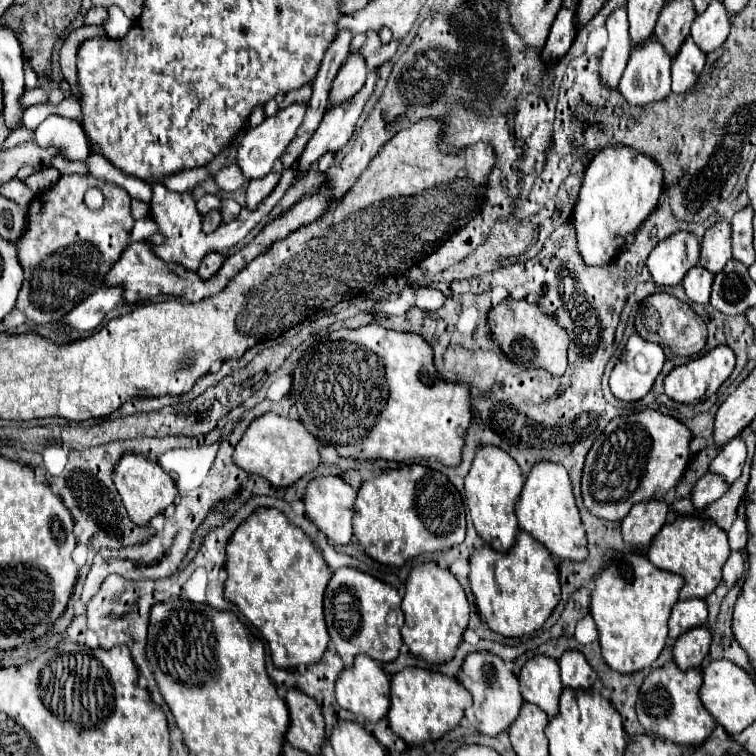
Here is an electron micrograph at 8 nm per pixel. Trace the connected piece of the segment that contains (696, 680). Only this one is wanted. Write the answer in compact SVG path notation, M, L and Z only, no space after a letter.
M672 662L656 668L648 674L640 688L638 696L638 720L644 730L656 738L664 738L684 746L700 746L716 728L714 718L704 708L700 700L700 686L702 686L702 672L698 668L690 668L688 672L680 672Z

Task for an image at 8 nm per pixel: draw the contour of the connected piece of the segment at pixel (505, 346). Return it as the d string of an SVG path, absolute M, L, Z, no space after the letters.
M504 300L502 304L498 306L492 306L492 310L488 312L488 326L492 330L492 334L498 338L500 342L500 348L504 350L504 354L518 366L522 368L544 368L548 370L550 374L554 376L562 376L564 370L566 370L566 350L568 350L568 344L570 344L570 336L568 332L564 332L564 328L560 328L556 324L554 318L546 316L540 312L540 308L536 304L528 304L526 300Z

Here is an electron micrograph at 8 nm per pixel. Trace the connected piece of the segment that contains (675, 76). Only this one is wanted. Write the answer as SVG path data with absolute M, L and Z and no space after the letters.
M692 38L684 42L684 48L680 48L678 56L672 60L672 92L682 94L690 90L704 68L706 54L700 52L700 48L694 44Z

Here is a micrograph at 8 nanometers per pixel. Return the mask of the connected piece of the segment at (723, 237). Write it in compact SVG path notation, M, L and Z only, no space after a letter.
M726 220L716 222L712 228L706 230L702 244L700 244L700 266L718 274L724 264L732 258L732 244L730 244L730 224Z

